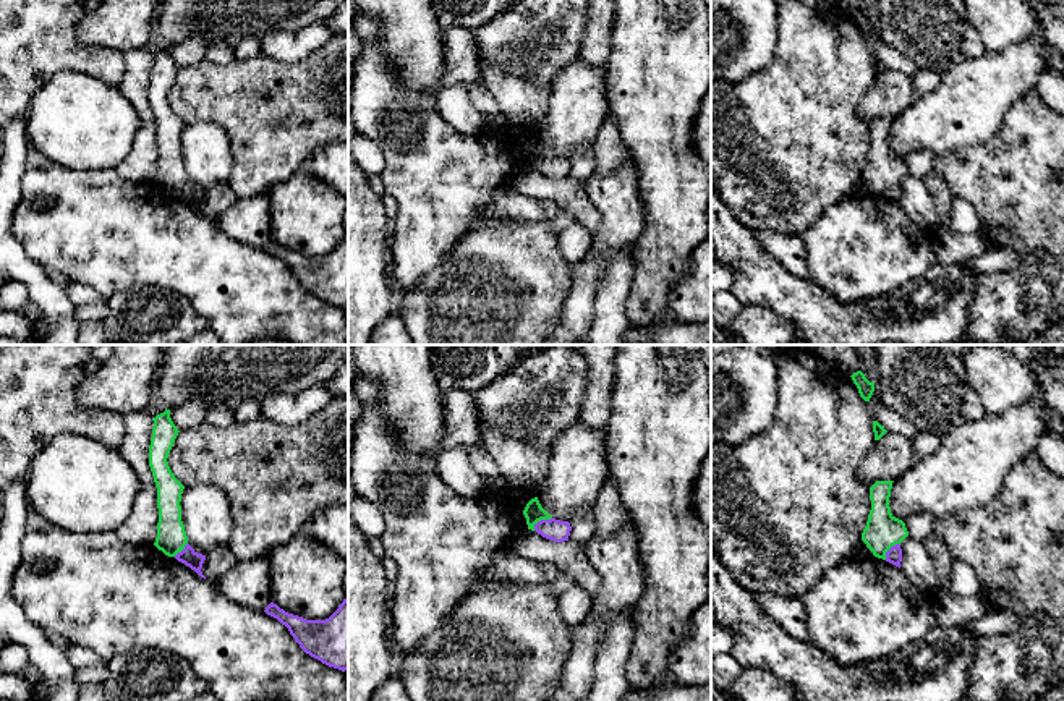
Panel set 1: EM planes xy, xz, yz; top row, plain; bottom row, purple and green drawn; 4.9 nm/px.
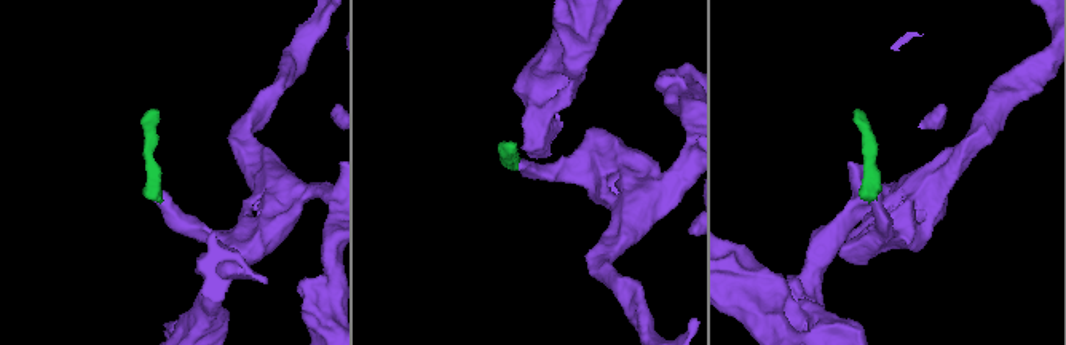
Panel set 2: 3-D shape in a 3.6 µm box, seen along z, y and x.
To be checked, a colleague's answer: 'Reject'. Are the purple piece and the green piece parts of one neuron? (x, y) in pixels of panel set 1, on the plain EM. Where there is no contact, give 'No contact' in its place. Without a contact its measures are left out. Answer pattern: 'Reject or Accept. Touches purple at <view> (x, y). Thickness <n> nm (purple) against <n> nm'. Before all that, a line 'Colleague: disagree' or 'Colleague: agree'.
Colleague: agree
Reject. Touches purple at xz (541, 157). Thickness 110 nm (purple) against 100 nm

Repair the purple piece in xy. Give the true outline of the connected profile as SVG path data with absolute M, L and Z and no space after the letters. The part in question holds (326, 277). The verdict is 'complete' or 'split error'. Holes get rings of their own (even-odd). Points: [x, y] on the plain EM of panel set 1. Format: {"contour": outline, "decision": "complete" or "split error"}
{"contour": "M348 236L326 257L306 257L274 240L264 249L285 262L306 291L329 304L348 308Z", "decision": "complete"}

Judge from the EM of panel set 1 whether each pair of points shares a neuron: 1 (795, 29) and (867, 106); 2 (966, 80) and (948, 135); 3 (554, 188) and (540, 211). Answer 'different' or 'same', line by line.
1: different
2: same
3: different

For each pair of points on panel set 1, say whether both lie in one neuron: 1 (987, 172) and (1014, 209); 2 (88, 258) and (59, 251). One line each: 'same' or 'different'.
1: same
2: same

